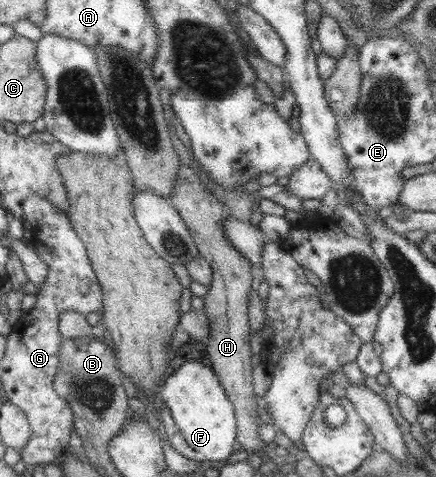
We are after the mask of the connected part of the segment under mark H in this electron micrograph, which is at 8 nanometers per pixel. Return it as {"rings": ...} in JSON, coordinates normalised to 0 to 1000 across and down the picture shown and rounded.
{"rings":[[[417,346],[404,367],[404,382],[397,384],[392,407],[381,419],[408,444],[438,488],[436,499],[440,499],[452,528],[484,560],[484,593],[477,597],[472,616],[463,623],[463,652],[479,665],[484,686],[470,727],[472,744],[482,757],[484,778],[495,786],[518,832],[532,847],[541,925],[550,929],[550,937],[560,945],[589,952],[589,945],[603,941],[608,931],[592,918],[589,849],[576,803],[573,746],[578,730],[569,721],[571,677],[564,648],[567,618],[576,606],[576,551],[560,543],[546,524],[532,520],[532,512],[514,495],[509,465],[523,455],[528,426],[509,428],[486,407],[463,392],[454,367],[443,354]]]}

